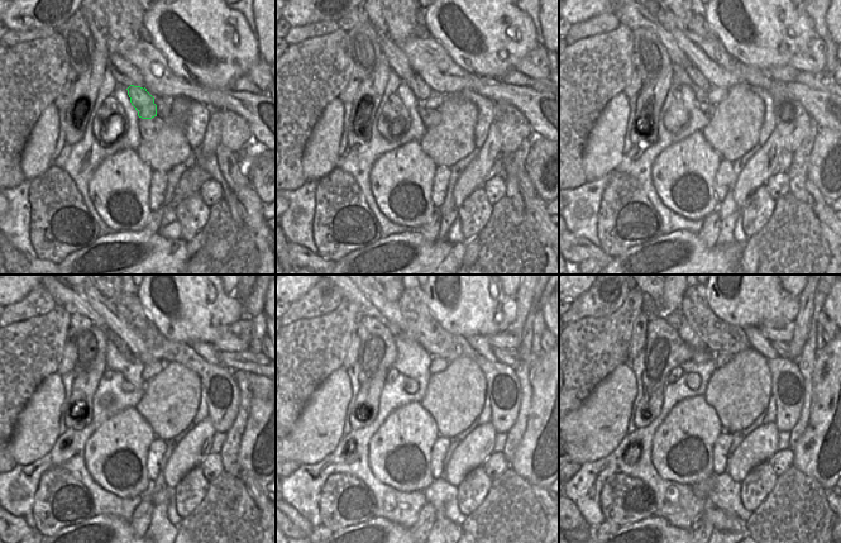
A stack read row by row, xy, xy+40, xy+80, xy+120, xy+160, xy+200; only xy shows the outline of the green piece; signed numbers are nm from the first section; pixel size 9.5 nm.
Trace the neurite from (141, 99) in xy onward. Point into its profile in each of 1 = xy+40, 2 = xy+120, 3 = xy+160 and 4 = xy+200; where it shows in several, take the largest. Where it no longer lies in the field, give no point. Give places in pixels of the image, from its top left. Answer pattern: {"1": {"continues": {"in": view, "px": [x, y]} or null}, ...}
{"1": {"continues": {"in": "xy+40", "px": [421, 91]}}, "2": {"continues": {"in": "xy+120", "px": [119, 343]}}, "3": {"continues": {"in": "xy+160", "px": [393, 329]}}, "4": {"continues": {"in": "xy+200", "px": [673, 318]}}}

